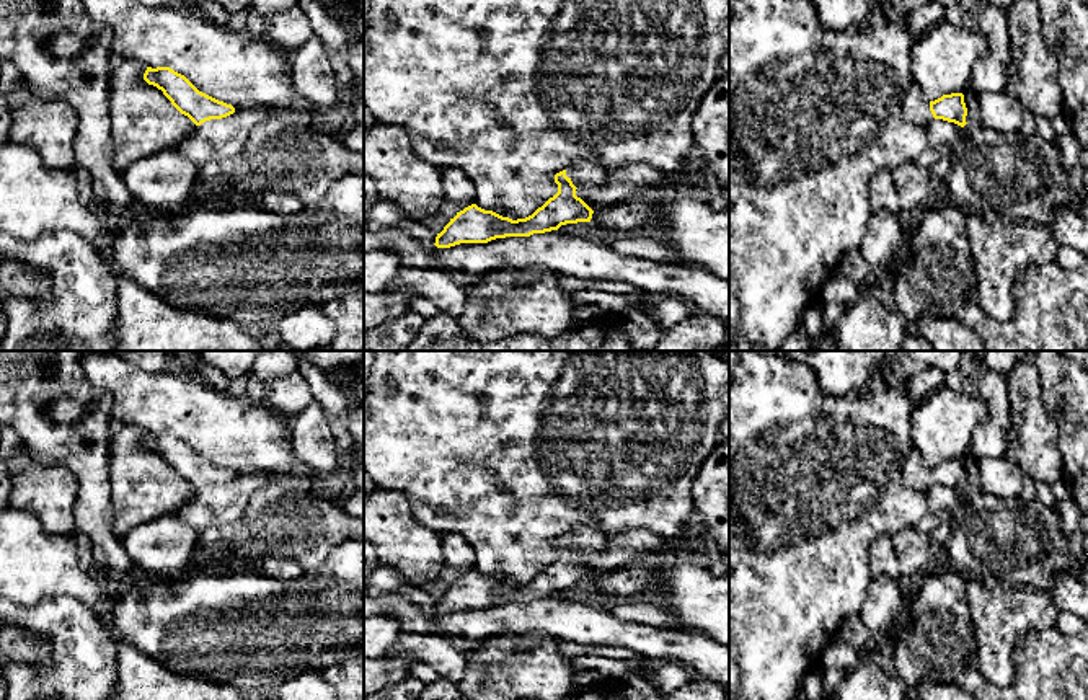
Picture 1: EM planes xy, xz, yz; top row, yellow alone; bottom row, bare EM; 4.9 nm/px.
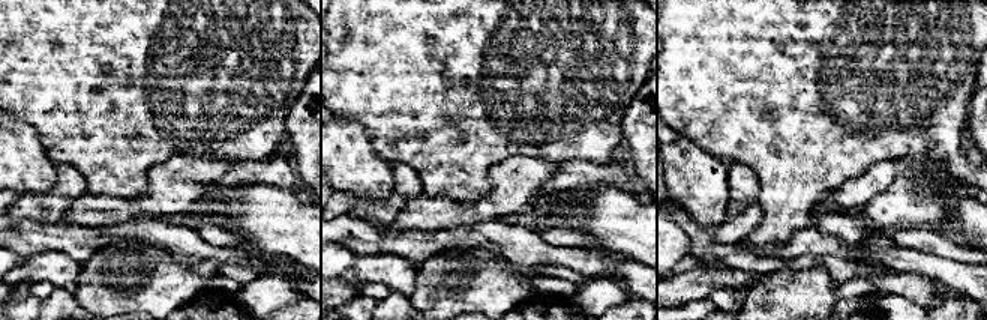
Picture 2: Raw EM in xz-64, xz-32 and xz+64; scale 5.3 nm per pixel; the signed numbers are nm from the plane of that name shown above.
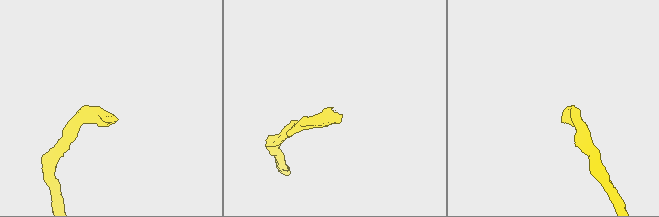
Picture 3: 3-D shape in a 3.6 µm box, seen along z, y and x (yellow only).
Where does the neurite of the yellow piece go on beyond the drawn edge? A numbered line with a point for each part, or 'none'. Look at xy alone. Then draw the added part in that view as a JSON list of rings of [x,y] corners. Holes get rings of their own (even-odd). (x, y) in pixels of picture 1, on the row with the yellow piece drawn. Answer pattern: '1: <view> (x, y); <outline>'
none

